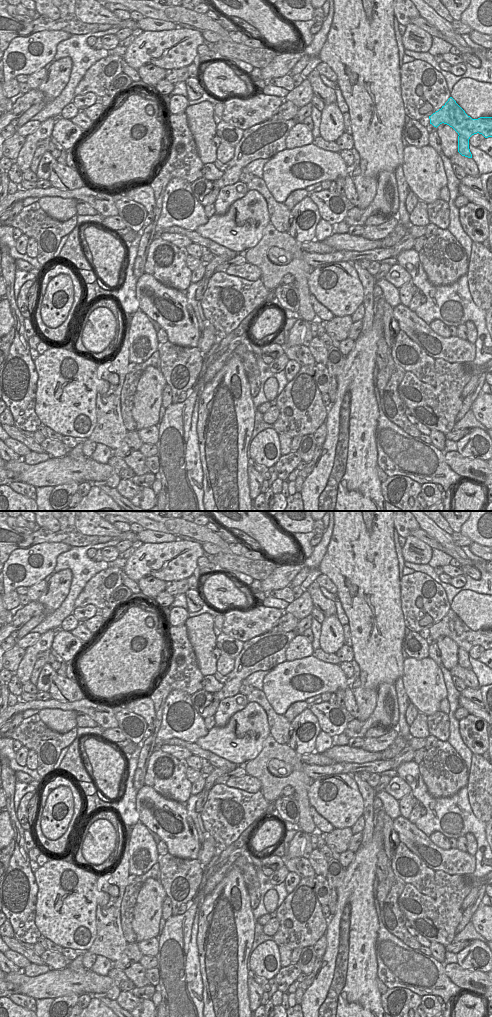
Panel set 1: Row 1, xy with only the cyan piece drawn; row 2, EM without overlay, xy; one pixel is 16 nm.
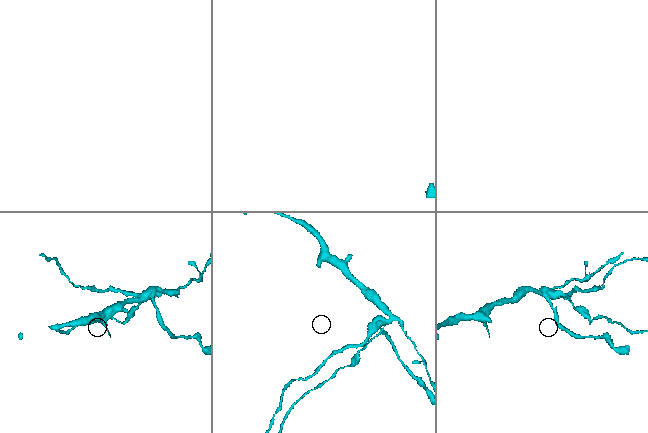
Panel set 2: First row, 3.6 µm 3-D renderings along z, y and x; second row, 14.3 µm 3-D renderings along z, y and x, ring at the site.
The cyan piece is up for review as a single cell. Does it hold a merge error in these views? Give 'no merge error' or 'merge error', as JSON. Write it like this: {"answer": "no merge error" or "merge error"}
{"answer": "merge error"}

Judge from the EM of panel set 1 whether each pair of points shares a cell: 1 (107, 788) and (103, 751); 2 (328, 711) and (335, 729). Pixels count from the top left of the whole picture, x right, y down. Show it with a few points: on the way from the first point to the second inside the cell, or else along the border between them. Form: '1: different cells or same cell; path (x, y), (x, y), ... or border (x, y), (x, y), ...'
1: same cell; path (107, 779), (106, 760)
2: same cell; path (328, 715), (333, 720), (334, 725)

